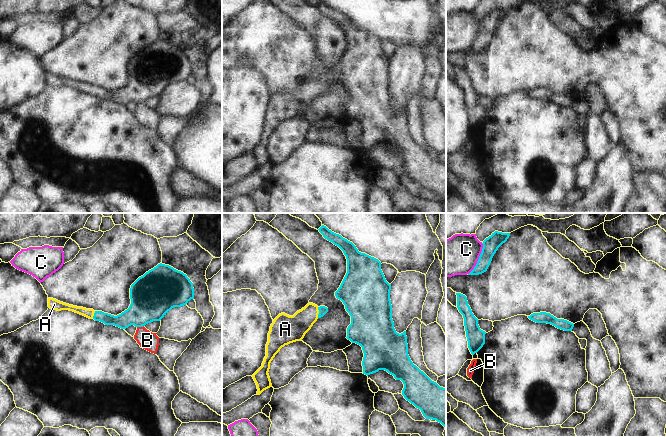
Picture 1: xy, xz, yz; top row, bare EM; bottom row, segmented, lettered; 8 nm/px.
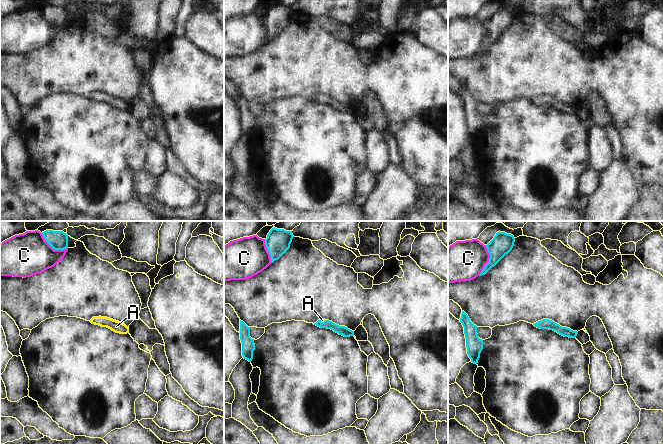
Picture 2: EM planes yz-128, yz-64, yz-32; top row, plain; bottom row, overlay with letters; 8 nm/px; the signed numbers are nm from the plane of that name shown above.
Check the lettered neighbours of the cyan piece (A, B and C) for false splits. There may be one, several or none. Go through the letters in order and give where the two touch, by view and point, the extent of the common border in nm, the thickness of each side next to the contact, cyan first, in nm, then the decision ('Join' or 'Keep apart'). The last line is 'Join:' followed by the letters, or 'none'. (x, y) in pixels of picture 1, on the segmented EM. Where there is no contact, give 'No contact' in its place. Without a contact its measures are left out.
A: Touches cyan at xz (319, 312). Shared border 90 nm. Thickness 70 nm (cyan) against 200 nm. Join
B: Touches cyan at xy (140, 326). Shared border 60 nm. Thickness 340 nm (cyan) against 150 nm. Keep apart
C: Touches cyan at yz (478, 259). Shared border 280 nm. Thickness 130 nm (cyan) against 320 nm. Keep apart
Join: A.

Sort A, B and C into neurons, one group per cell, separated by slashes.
A / B / C

